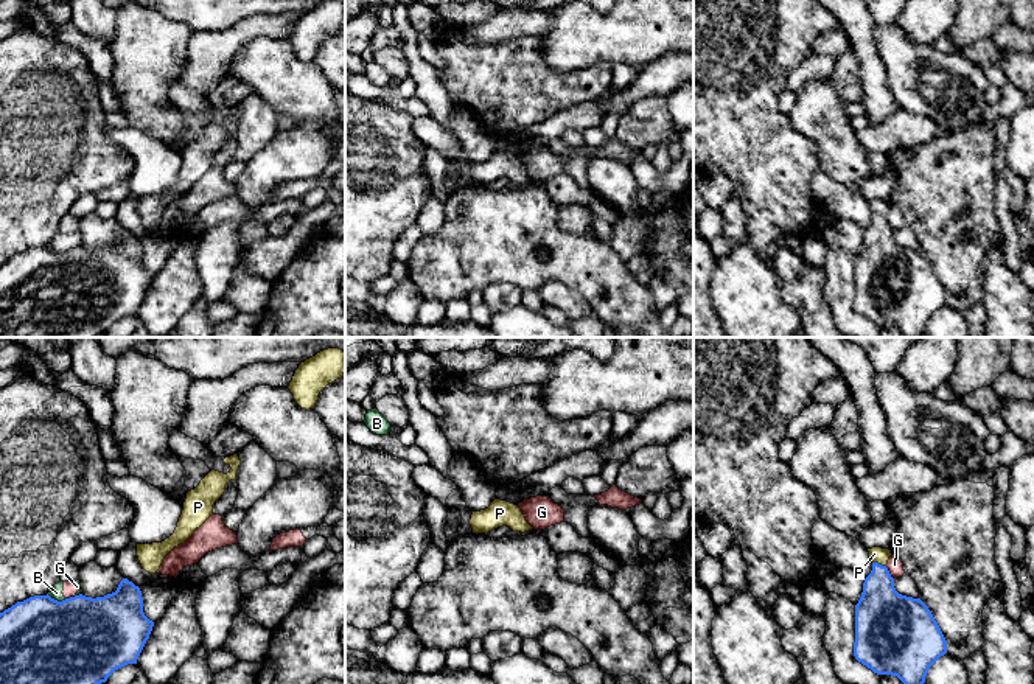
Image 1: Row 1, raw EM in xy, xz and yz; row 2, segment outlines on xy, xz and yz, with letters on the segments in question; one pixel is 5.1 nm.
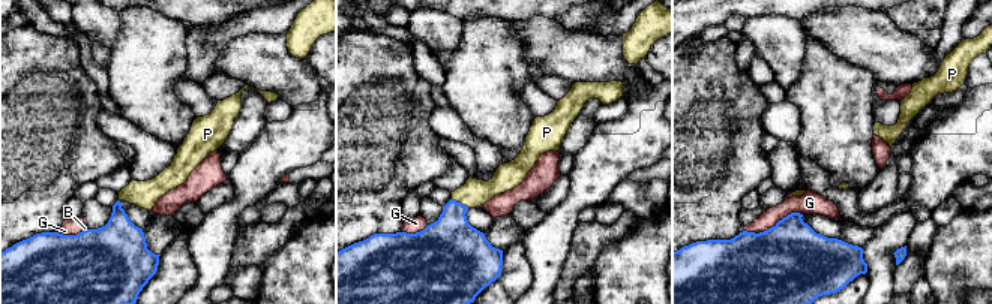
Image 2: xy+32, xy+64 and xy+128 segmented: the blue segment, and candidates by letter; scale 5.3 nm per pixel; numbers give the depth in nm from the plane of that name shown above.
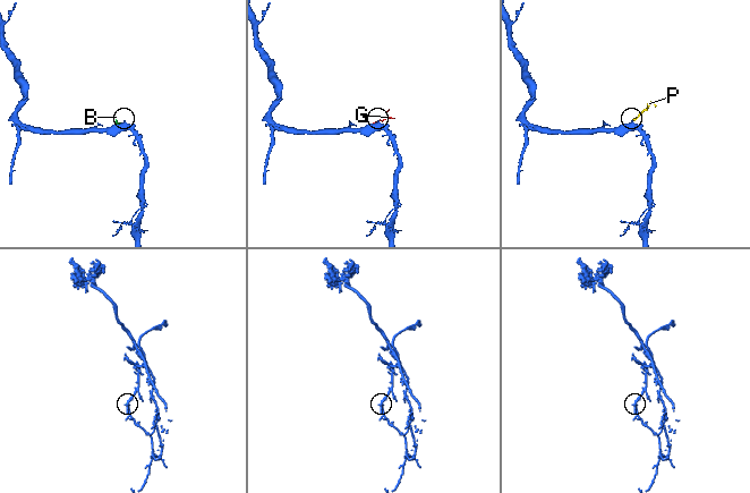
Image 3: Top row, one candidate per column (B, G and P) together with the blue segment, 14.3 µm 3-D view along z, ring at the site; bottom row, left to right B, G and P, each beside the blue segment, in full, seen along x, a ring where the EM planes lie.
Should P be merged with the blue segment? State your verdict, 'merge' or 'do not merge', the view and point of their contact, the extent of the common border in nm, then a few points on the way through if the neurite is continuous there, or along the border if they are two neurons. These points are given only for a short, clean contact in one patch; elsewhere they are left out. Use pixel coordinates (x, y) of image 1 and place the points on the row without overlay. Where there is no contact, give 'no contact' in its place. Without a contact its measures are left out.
merge; meets blue in yz at (877, 215); contact 80 nm long; runs through yz (882, 263), (877, 215), (879, 207)

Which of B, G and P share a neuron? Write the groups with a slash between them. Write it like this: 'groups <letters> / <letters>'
groups B G / P

